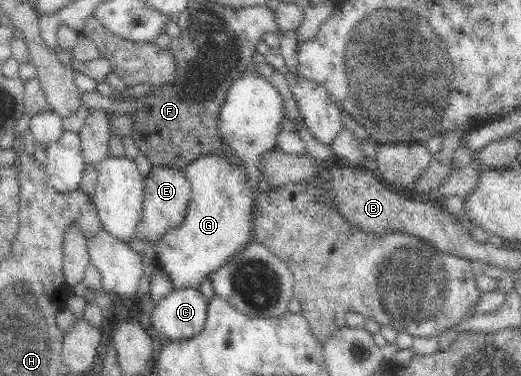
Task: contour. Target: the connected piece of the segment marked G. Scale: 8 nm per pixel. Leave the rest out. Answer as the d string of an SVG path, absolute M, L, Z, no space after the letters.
M225 153L221 156L207 154L199 156L185 168L185 174L189 179L191 187L191 198L187 212L183 215L183 222L173 230L167 231L159 240L152 244L156 266L163 271L173 289L187 287L199 287L205 276L223 268L233 256L241 252L250 242L253 241L251 222L251 205L253 196L247 185L248 175L241 172L239 167L230 165L227 162Z

